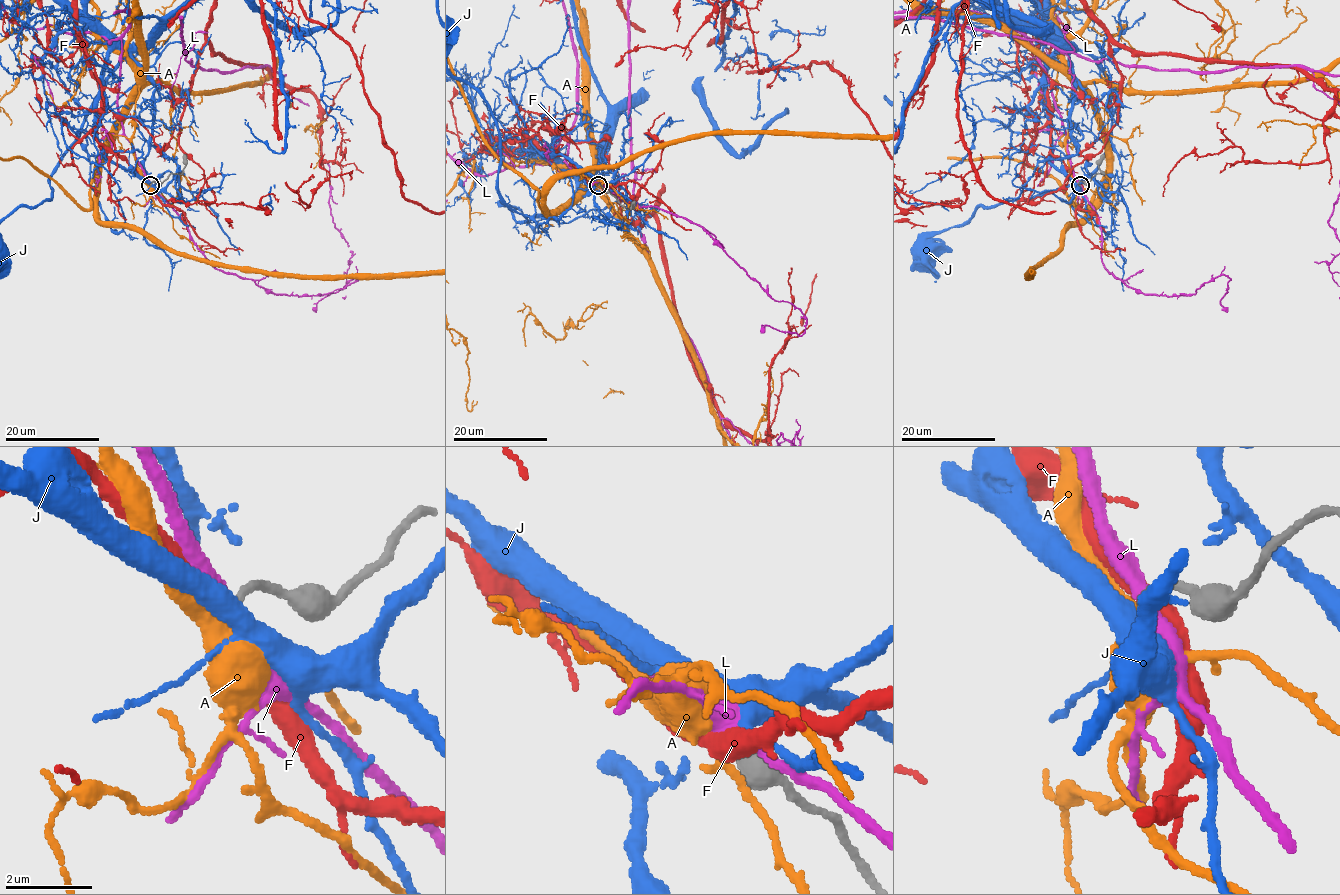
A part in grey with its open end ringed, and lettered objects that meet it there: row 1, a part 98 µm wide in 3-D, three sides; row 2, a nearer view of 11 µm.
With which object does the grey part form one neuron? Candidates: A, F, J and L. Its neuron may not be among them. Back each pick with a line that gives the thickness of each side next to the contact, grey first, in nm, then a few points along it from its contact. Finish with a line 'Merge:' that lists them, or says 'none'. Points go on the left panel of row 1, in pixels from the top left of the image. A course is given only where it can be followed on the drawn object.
Merge: none

